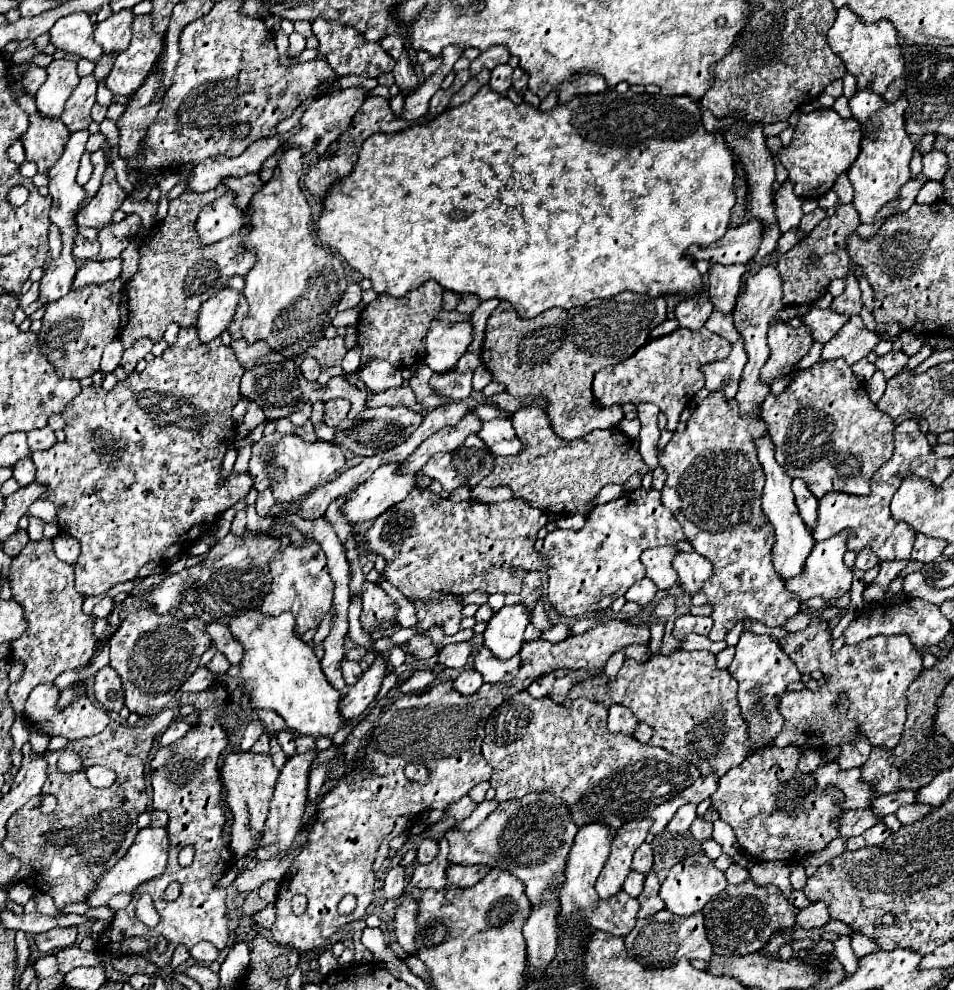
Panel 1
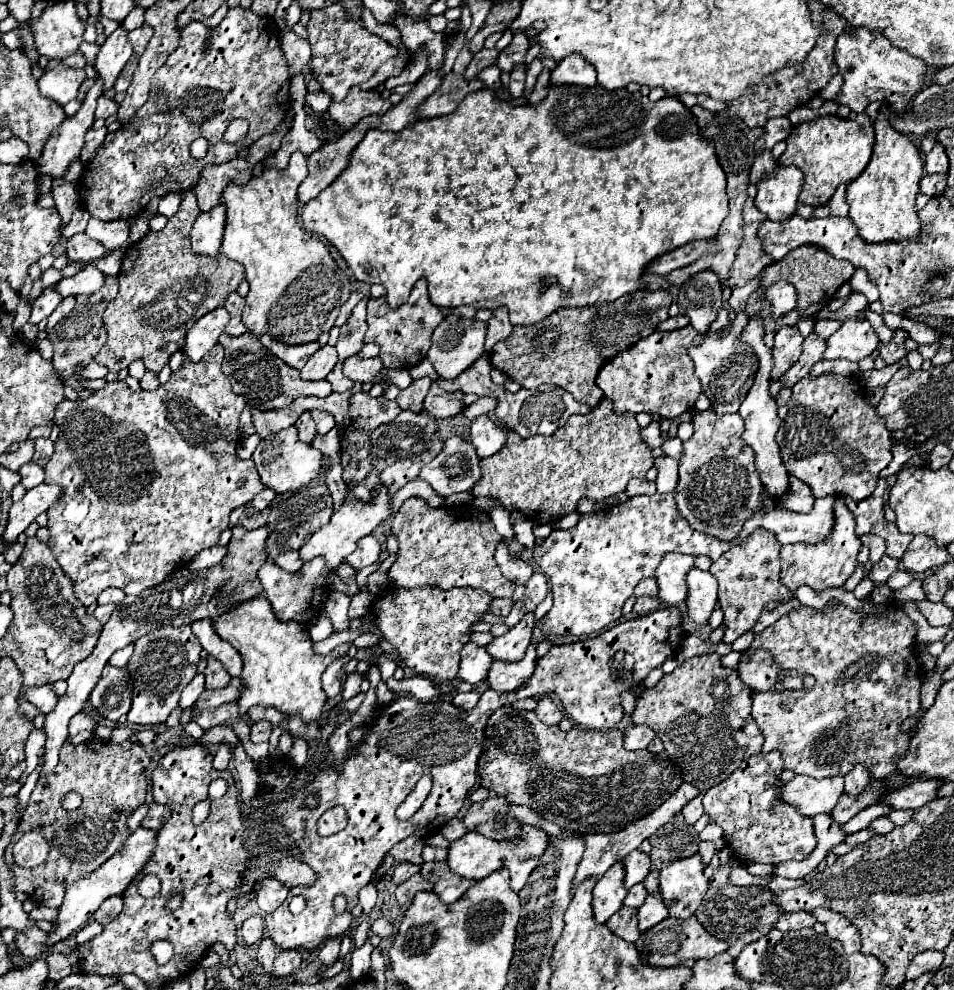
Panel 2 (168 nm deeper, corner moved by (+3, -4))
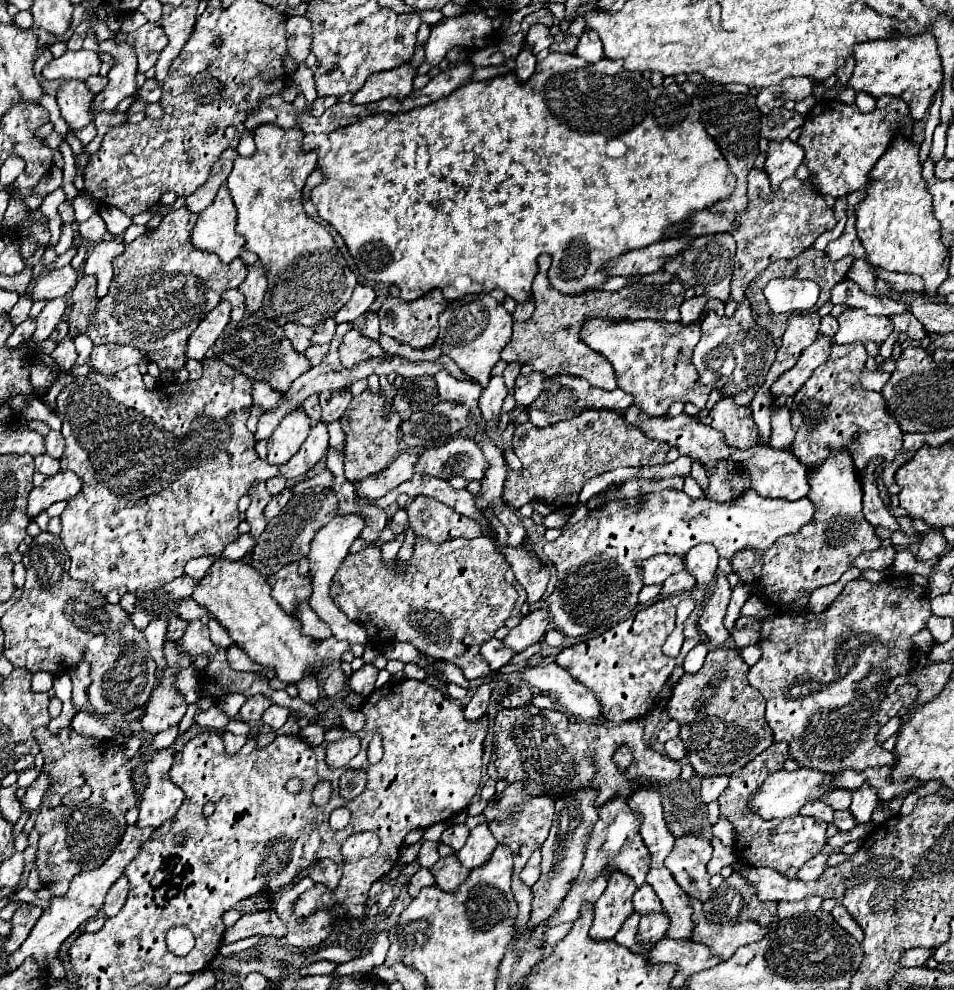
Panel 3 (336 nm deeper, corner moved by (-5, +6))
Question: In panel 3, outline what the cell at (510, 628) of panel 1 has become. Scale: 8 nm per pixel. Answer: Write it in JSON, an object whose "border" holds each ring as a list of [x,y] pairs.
{"border":[[[535,609],[529,615],[523,617],[523,621],[509,631],[509,635],[503,639],[507,647],[511,647],[515,653],[525,651],[529,645],[539,643],[545,631],[549,629],[549,611],[547,609]]]}

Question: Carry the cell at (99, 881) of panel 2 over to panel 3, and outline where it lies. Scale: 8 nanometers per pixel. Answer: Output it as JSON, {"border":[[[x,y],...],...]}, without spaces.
{"border":[[[127,825],[125,829],[125,835],[121,839],[121,843],[115,847],[115,851],[111,853],[111,857],[95,871],[89,871],[89,873],[79,873],[77,877],[73,877],[71,881],[71,887],[69,891],[63,895],[63,897],[51,897],[51,903],[49,907],[43,911],[43,917],[35,923],[33,931],[29,933],[29,937],[23,941],[23,945],[11,953],[7,957],[7,967],[5,967],[5,973],[11,973],[15,971],[27,957],[33,957],[37,963],[41,965],[49,965],[57,955],[59,955],[59,947],[61,943],[87,919],[95,917],[99,913],[99,909],[103,907],[105,903],[105,895],[109,891],[109,887],[123,875],[125,867],[133,861],[133,857],[137,855],[137,851],[141,849],[141,845],[151,837],[153,829],[139,829],[135,825]]]}

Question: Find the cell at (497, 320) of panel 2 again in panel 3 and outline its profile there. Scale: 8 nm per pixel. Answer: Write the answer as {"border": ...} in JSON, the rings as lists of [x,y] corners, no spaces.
{"border":[[[529,297],[525,303],[517,303],[517,309],[513,313],[513,319],[515,321],[525,321],[525,319],[531,317],[533,309],[535,309],[535,301],[533,301],[533,297]]]}

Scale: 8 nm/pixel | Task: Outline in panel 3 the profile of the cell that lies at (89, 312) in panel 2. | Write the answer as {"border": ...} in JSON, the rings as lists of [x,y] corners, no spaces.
{"border":[[[81,275],[77,285],[71,291],[71,313],[69,313],[69,333],[71,337],[77,337],[87,331],[89,321],[93,319],[93,309],[97,305],[95,297],[97,279],[93,275]]]}

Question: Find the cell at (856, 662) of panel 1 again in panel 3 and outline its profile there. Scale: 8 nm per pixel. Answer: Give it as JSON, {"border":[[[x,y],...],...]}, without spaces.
{"border":[[[893,575],[879,583],[855,579],[849,581],[827,611],[819,615],[779,615],[763,623],[759,639],[763,657],[749,669],[749,685],[759,689],[767,699],[765,717],[775,741],[789,743],[789,755],[801,767],[825,773],[837,769],[863,771],[895,763],[895,755],[883,751],[875,741],[881,729],[875,715],[887,695],[887,687],[881,687],[881,677],[885,677],[887,683],[897,675],[907,675],[913,653],[911,635],[923,629],[925,621],[933,615],[925,593],[927,589],[917,585],[911,575]]]}

